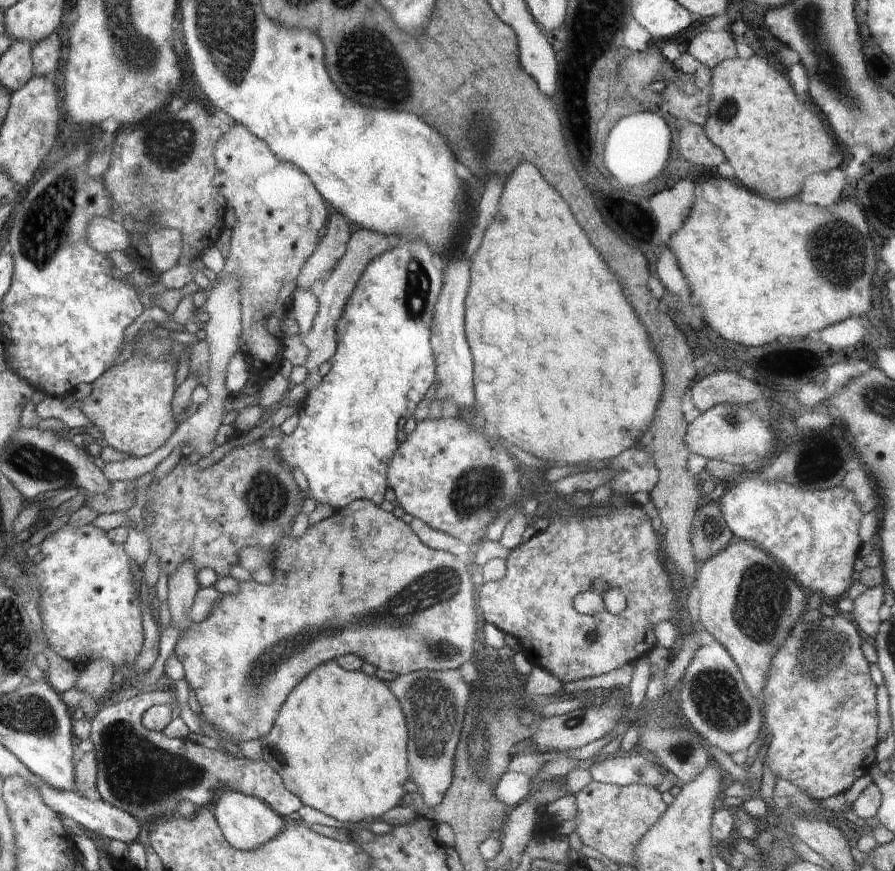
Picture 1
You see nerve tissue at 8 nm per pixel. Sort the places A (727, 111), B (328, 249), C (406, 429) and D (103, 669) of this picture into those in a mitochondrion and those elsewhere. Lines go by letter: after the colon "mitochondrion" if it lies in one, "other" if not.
A: mitochondrion
B: other
C: other
D: other

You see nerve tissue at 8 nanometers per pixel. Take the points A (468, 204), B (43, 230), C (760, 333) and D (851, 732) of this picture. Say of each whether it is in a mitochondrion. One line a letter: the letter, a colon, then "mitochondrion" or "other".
A: other
B: mitochondrion
C: other
D: other

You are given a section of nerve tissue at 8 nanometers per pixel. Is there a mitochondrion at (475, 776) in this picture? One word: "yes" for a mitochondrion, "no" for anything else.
no

